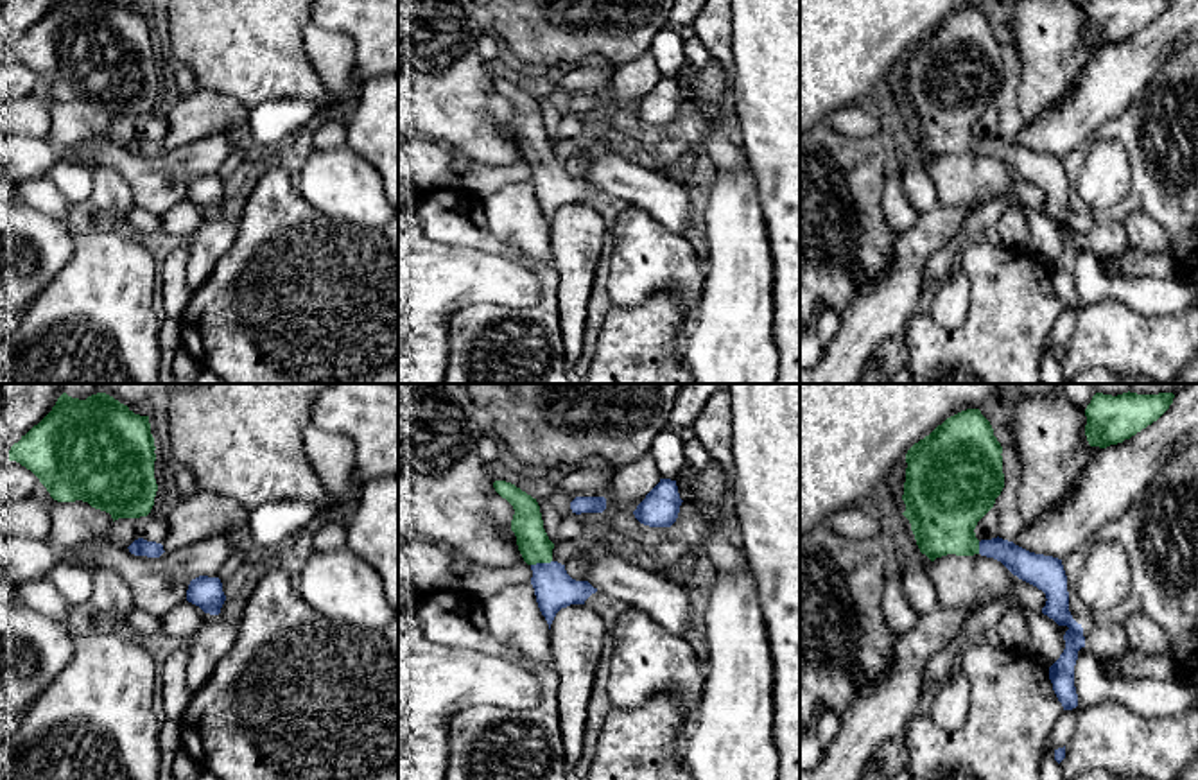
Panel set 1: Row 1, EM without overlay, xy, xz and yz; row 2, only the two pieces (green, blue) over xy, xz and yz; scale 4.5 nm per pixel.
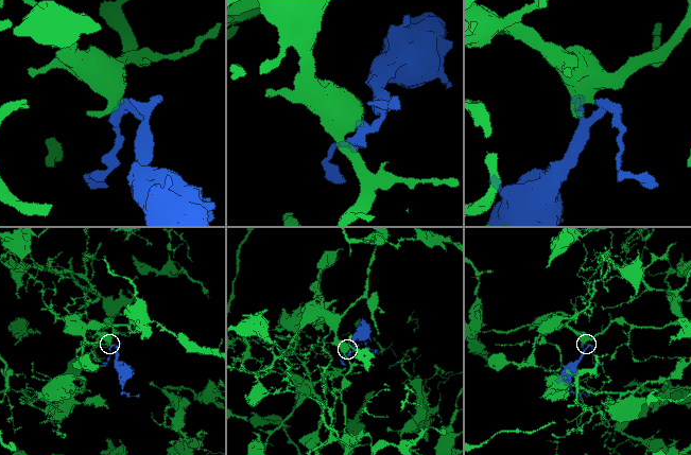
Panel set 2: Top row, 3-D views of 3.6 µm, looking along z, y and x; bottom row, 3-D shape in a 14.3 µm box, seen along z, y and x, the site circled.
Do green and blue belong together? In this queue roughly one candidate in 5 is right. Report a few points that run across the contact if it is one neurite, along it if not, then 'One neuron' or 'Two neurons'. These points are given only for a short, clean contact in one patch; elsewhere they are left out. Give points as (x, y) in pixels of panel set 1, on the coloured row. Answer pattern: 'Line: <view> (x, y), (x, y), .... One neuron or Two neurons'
Line: xz (528, 526), (540, 562), (555, 589). One neuron

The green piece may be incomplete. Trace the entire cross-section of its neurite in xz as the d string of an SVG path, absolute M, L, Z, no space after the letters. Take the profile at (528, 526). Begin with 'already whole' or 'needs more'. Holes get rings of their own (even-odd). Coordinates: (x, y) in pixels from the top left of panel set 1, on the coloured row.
needs more | M495 481L493 488L515 509L511 531L517 536L517 545L524 561L533 570L531 585L534 588L536 602L551 629L551 624L561 608L585 604L597 588L588 581L572 579L567 574L565 565L552 559L554 543L543 529L536 498L506 481Z

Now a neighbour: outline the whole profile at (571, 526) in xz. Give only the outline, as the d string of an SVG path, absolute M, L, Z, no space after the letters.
M576 513L569 515L569 516L561 516L560 522L560 536L561 540L576 540L581 534L581 520Z

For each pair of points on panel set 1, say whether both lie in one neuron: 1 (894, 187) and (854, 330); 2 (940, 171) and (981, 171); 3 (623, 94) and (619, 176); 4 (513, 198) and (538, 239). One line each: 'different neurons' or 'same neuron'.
1: different neurons
2: same neuron
3: different neurons
4: same neuron

